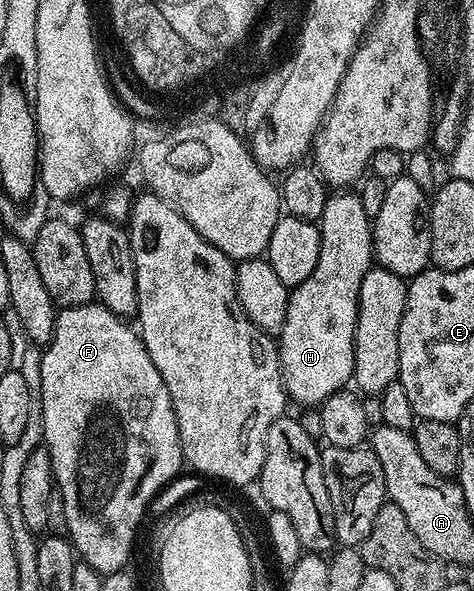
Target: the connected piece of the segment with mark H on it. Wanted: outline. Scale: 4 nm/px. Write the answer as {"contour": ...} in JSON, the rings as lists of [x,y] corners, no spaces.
{"contour":[[[339,190],[328,195],[325,210],[317,221],[321,234],[321,254],[317,254],[317,266],[313,274],[296,288],[290,289],[289,310],[285,314],[285,326],[277,338],[279,368],[283,372],[283,388],[288,397],[299,406],[319,406],[333,393],[346,389],[355,374],[355,327],[361,282],[373,267],[375,242],[373,220],[365,214],[361,198],[354,191]]]}

